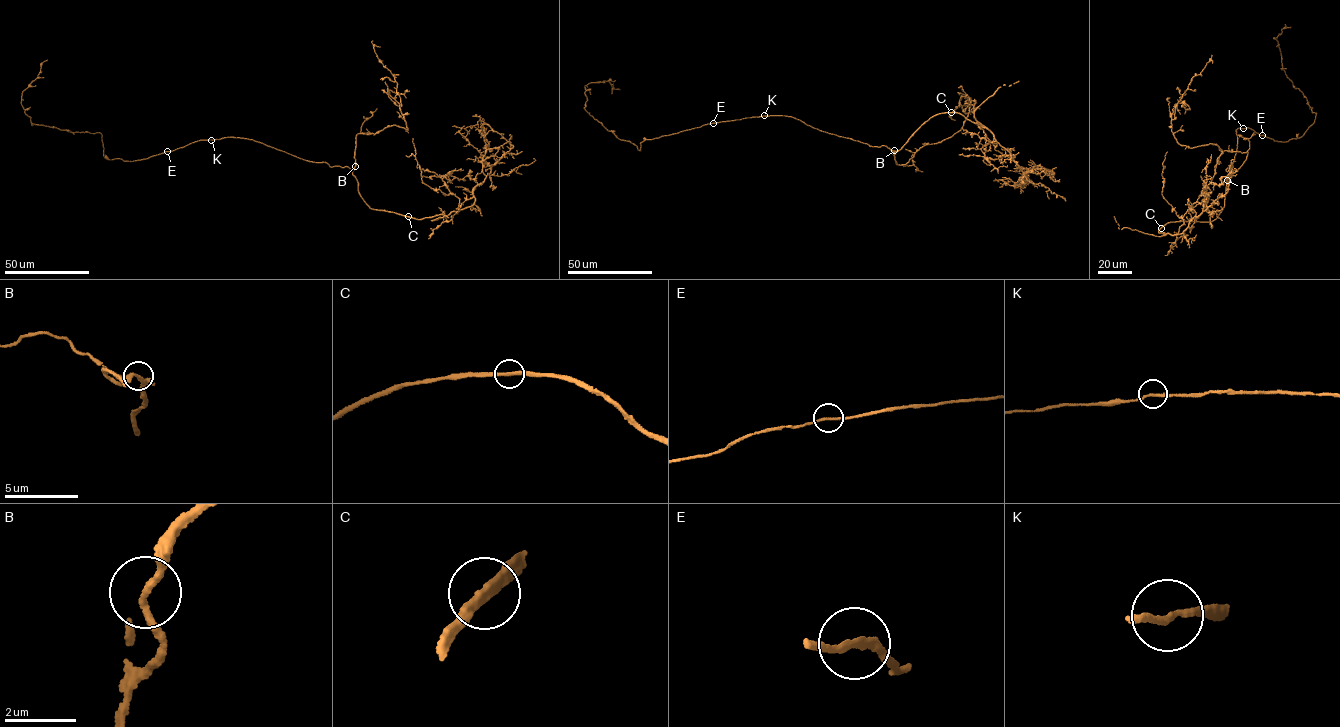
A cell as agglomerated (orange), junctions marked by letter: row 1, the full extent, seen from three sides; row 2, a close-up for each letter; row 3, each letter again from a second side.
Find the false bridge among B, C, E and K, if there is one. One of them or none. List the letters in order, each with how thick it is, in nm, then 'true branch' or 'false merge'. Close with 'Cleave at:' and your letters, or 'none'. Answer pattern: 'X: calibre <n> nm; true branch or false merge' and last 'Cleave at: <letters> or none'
B: calibre 200 nm; true branch
C: calibre 320 nm; true branch
E: calibre 180 nm; true branch
K: calibre 160 nm; true branch
Cleave at: none

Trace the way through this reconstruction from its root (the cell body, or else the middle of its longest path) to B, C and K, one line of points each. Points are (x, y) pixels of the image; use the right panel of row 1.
B: (1237, 148), (1227, 180)
C: (1237, 148), (1231, 176), (1226, 179), (1224, 206), (1218, 216), (1211, 221), (1173, 222), (1160, 228)
K: (1237, 148), (1236, 130), (1243, 128)

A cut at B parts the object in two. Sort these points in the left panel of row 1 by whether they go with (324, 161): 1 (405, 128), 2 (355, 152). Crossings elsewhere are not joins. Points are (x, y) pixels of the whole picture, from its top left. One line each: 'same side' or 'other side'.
1: other side
2: other side

